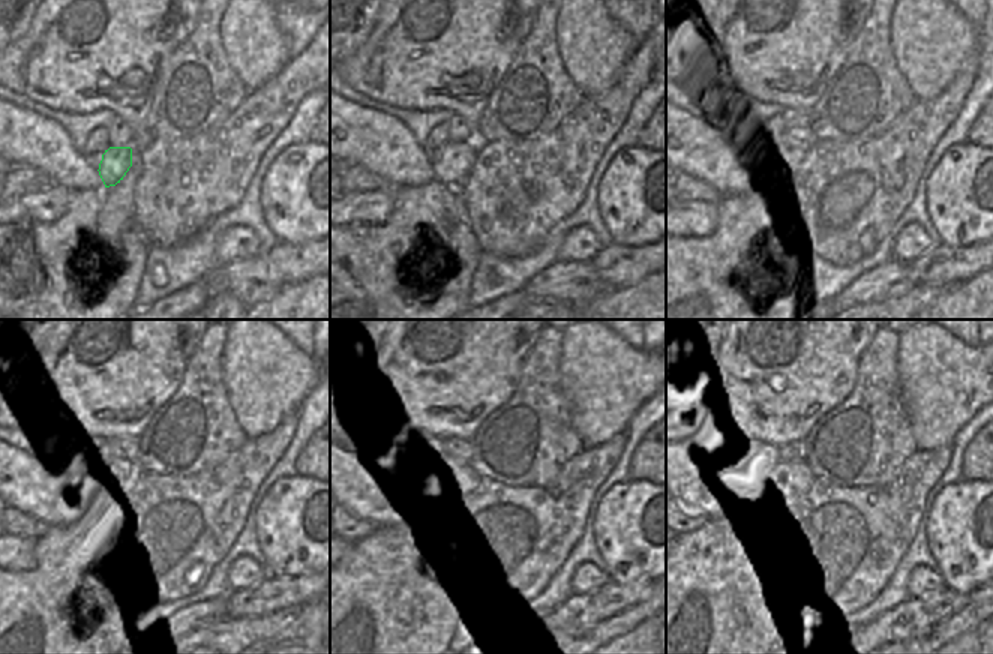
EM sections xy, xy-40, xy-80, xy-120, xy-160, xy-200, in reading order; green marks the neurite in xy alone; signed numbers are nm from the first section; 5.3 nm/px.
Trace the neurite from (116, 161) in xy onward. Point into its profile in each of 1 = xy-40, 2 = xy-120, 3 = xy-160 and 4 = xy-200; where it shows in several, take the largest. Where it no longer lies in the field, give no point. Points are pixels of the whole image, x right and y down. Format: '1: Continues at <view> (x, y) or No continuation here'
1: Continues at xy-40 (453, 164)
2: Continues at xy-120 (131, 482)
3: Continues at xy-160 (468, 476)
4: Continues at xy-200 (803, 474)

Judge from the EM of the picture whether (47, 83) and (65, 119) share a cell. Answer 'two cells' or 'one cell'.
two cells

